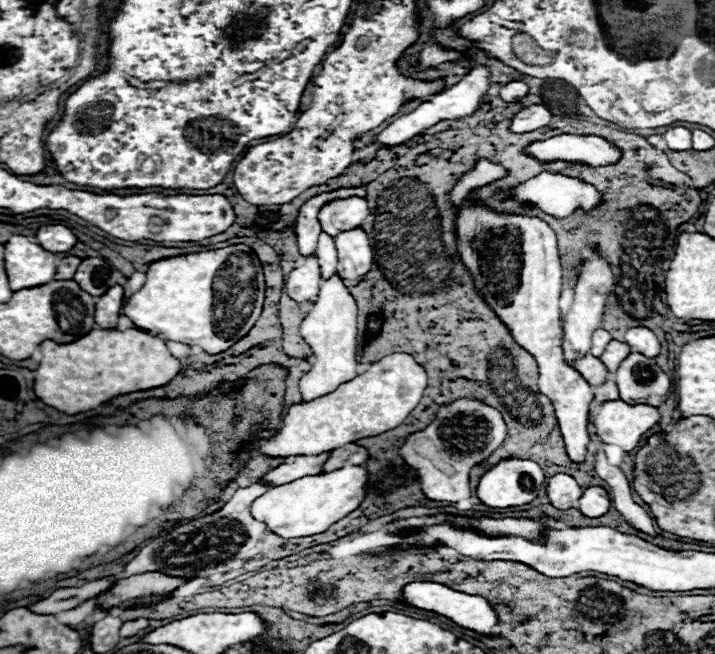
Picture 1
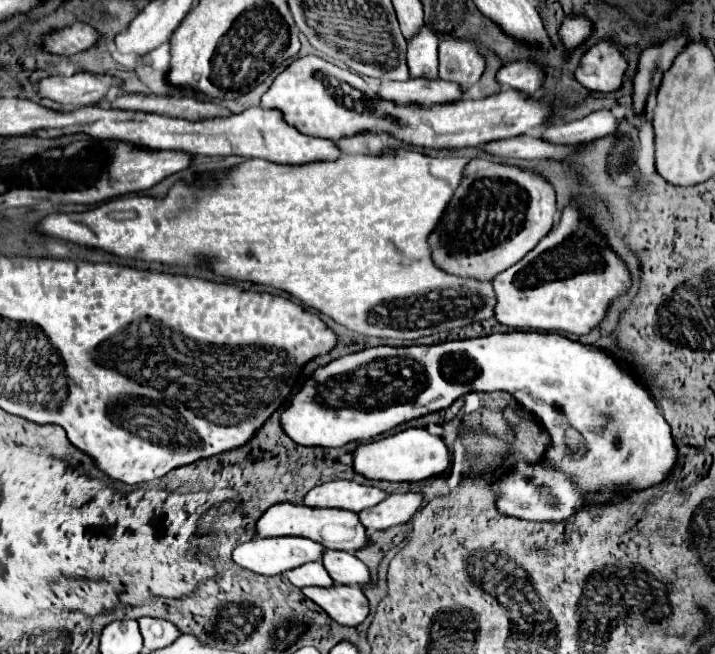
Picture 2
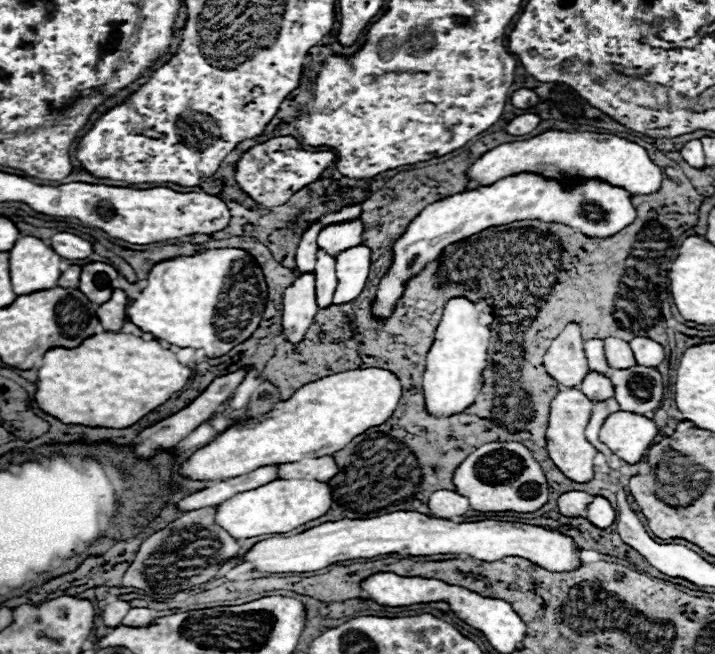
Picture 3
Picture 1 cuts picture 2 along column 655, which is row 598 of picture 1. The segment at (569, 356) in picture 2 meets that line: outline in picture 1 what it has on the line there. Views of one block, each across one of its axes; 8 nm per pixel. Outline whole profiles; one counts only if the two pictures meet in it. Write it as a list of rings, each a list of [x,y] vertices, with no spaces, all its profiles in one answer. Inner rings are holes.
[[[410,582],[402,588],[402,600],[414,608],[422,608],[422,610],[432,610],[432,612],[438,612],[450,620],[454,620],[456,624],[468,628],[468,630],[474,630],[478,634],[486,634],[490,636],[494,626],[498,624],[498,616],[494,612],[494,608],[488,604],[486,598],[482,596],[474,596],[474,594],[464,594],[464,592],[458,592],[458,590],[452,590],[444,584],[438,584],[438,582]]]

